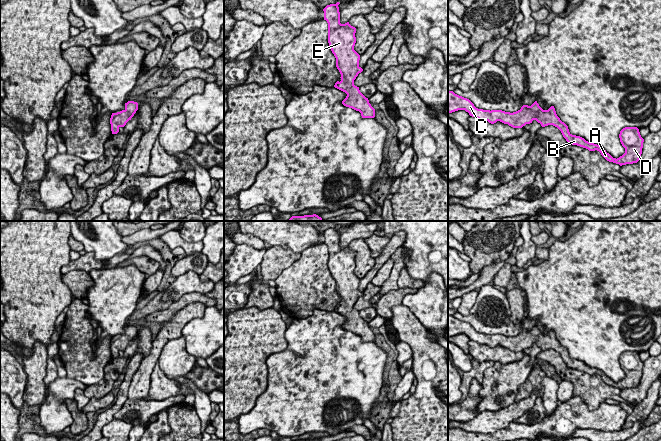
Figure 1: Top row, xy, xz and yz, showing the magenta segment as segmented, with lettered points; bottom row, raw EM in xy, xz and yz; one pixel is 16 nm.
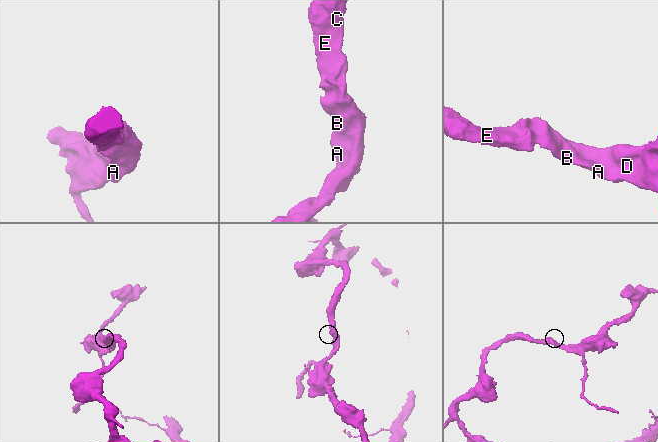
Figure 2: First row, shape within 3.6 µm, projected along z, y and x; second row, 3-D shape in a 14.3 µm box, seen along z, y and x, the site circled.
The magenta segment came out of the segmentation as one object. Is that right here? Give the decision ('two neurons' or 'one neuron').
one neuron

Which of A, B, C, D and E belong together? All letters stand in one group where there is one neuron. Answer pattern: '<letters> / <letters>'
A B C D E

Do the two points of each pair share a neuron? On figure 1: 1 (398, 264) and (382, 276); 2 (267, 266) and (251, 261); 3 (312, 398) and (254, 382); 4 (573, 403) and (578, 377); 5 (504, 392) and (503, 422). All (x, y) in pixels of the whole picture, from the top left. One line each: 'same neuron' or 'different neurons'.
1: different neurons
2: different neurons
3: different neurons
4: different neurons
5: different neurons

